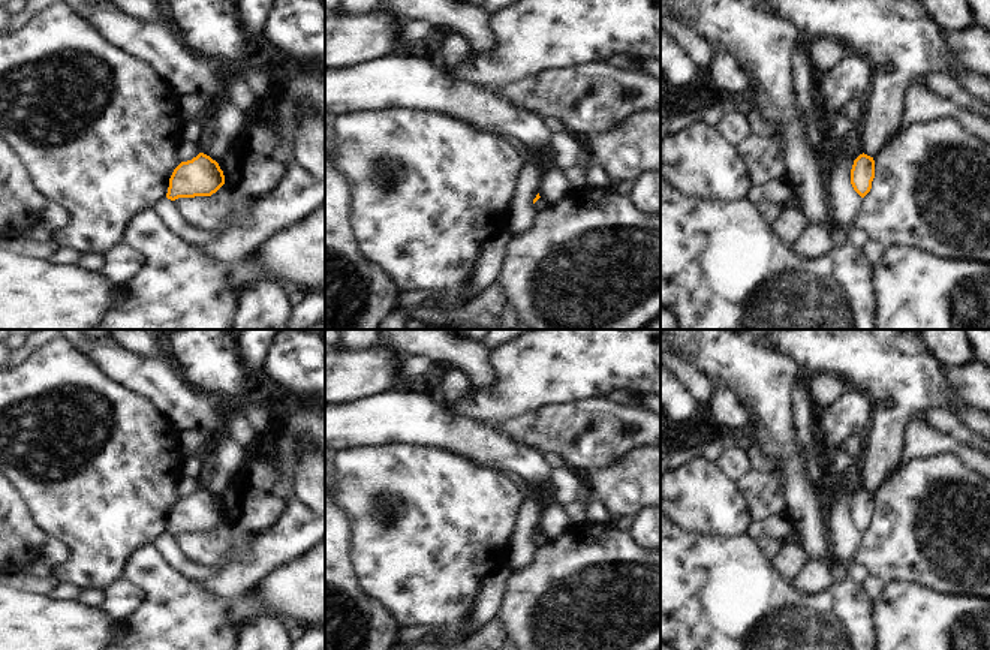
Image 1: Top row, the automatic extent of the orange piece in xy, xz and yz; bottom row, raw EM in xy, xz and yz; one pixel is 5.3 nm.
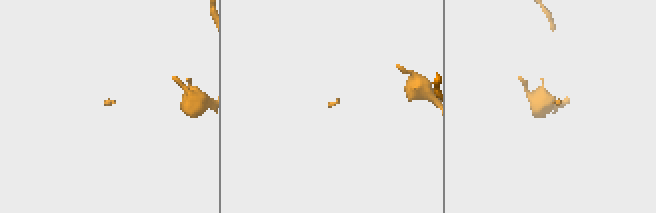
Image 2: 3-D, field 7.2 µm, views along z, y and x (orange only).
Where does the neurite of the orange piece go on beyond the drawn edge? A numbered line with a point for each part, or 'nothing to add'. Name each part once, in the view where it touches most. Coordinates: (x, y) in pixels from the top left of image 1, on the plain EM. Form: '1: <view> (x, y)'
nothing to add

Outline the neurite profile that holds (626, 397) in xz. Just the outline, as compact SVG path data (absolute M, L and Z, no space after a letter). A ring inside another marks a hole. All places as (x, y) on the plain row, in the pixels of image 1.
M617 391L610 395L614 401L623 403L626 406L641 406L643 404L643 395L634 394L631 391Z

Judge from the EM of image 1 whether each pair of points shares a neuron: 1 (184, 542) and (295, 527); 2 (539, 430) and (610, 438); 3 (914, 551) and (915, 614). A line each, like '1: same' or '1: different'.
1: different
2: same
3: different

